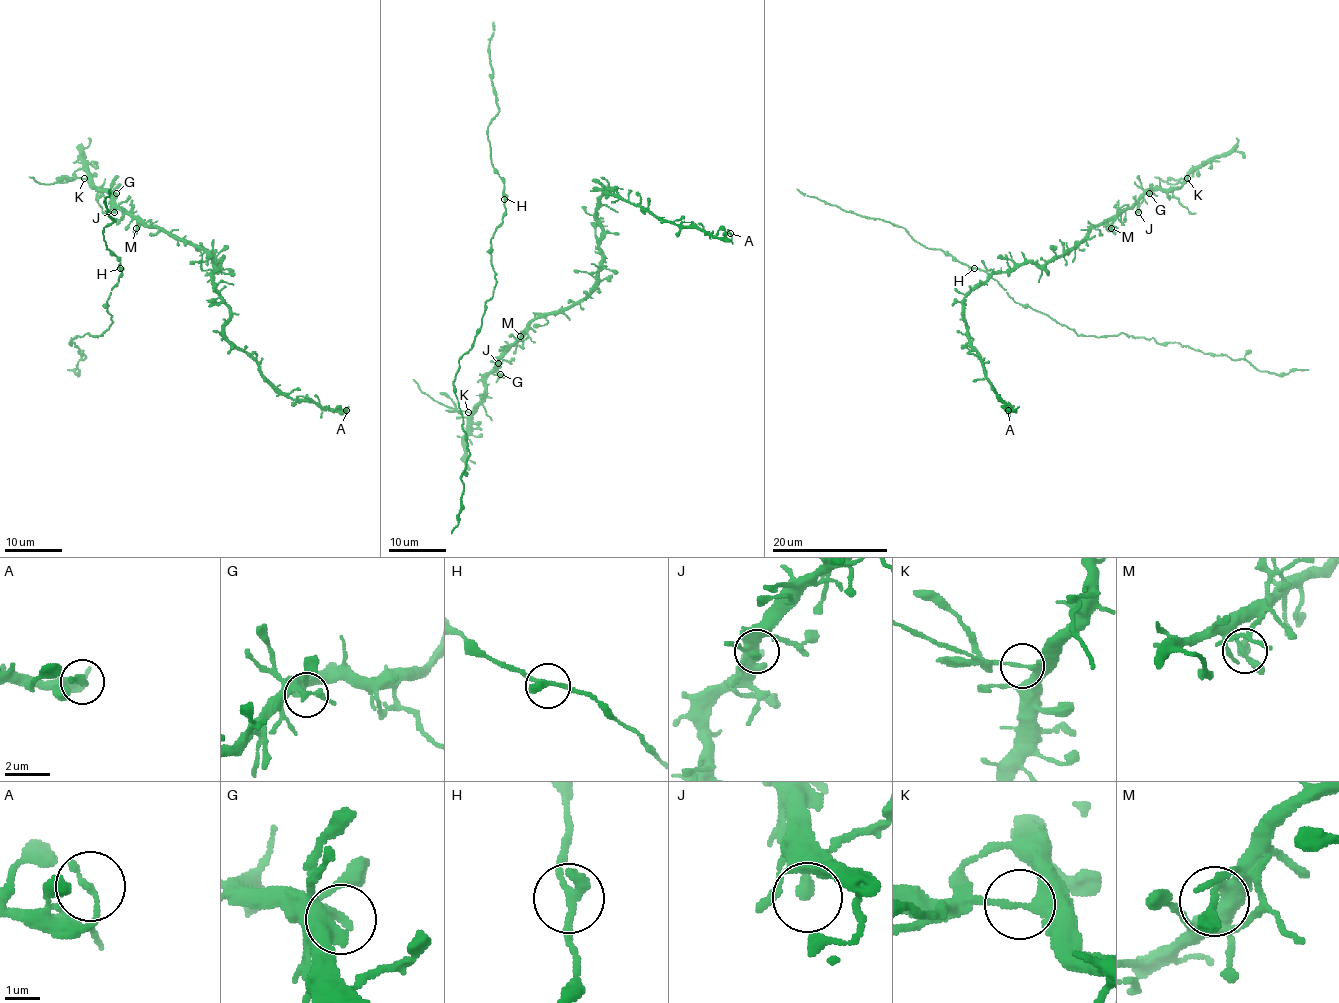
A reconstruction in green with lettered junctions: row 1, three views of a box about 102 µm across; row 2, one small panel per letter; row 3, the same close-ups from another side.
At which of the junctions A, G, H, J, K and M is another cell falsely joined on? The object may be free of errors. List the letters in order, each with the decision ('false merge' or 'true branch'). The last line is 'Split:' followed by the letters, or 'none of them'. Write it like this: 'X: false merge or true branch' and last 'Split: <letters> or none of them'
A: true branch
G: true branch
H: true branch
J: true branch
K: false merge
M: true branch
Split: K

